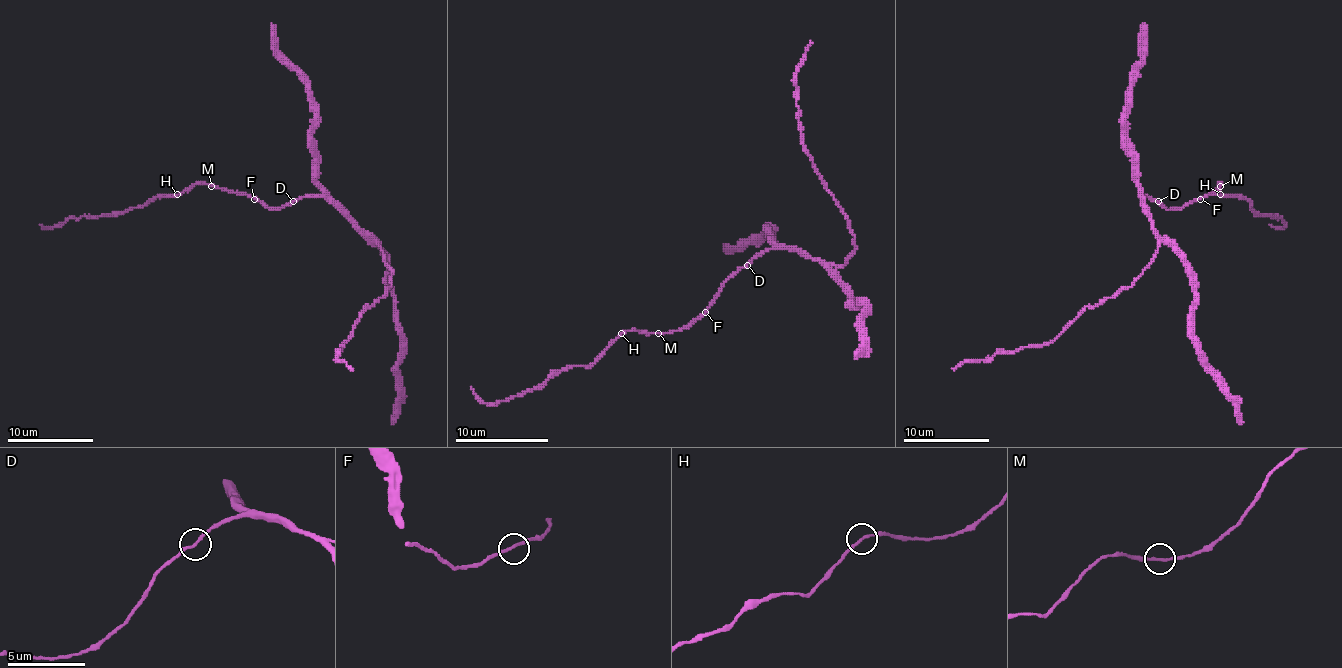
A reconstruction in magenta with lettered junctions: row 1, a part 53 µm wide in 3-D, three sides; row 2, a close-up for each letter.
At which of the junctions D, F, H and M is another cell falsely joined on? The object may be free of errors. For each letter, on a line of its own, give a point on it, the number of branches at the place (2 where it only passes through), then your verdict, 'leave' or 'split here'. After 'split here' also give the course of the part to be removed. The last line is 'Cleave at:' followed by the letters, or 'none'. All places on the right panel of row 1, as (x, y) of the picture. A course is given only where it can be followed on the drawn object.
D: (1158, 201) | 2 | leave
F: (1200, 199) | 2 | leave
H: (1220, 194) | 2 | leave
M: (1220, 186) | 2 | leave
Cleave at: none

